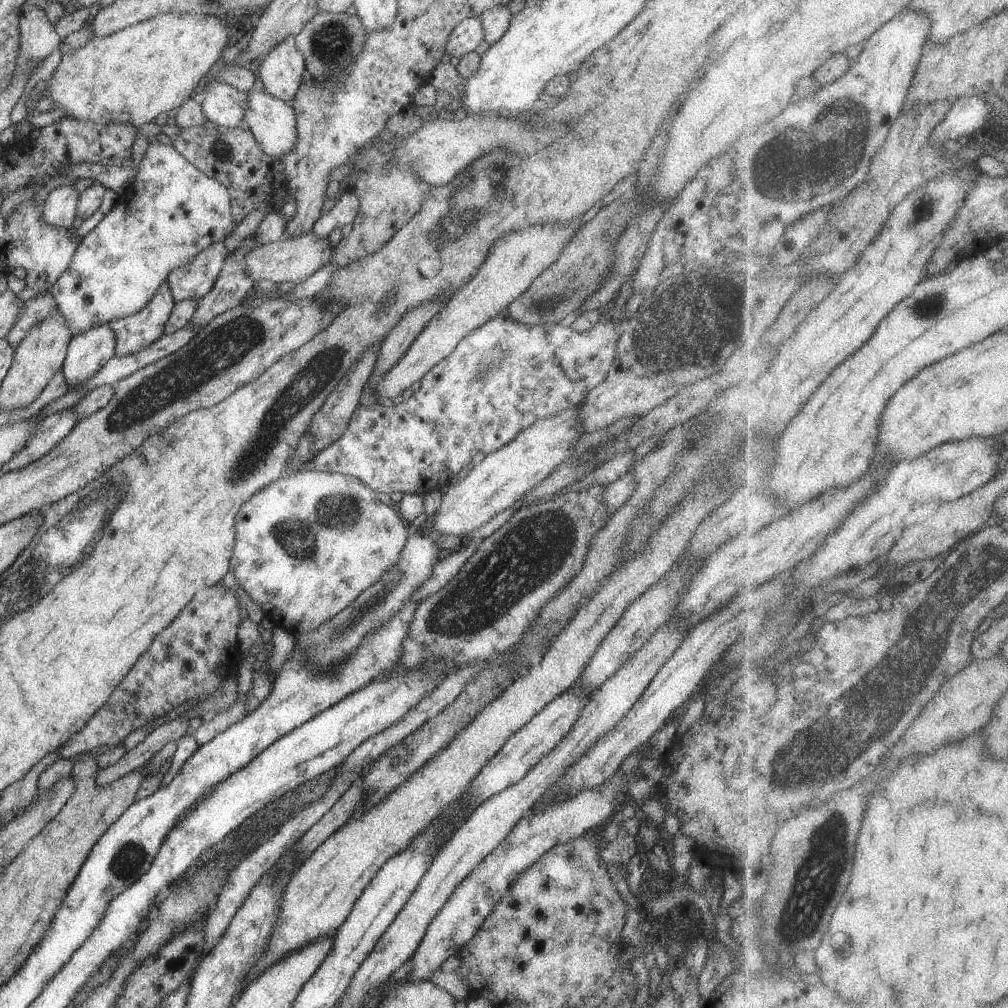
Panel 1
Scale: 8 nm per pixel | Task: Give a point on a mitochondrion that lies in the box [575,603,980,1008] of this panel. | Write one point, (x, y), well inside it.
(814, 890)

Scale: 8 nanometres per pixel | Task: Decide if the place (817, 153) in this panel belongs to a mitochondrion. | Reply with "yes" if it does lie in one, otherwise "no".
yes

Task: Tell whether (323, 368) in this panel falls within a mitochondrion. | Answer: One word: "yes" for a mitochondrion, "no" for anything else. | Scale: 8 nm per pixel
yes

